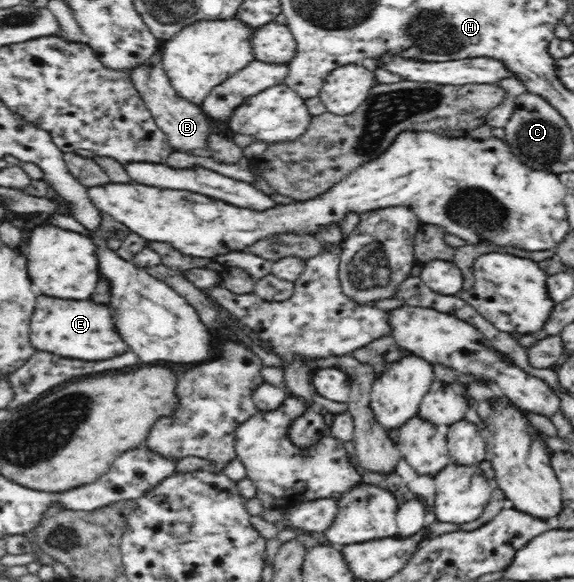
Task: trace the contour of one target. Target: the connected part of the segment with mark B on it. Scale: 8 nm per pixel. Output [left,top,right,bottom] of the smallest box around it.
[129,63,212,154]

